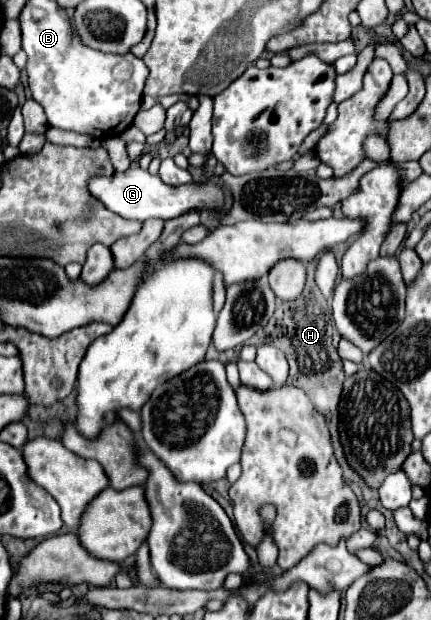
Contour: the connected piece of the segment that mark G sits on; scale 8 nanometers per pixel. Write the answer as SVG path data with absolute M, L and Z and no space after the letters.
M137 163L131 165L125 173L115 173L113 177L93 177L89 181L89 191L95 195L109 211L121 215L123 219L147 221L147 219L175 219L193 209L197 211L221 211L225 205L225 193L221 185L213 179L205 181L191 181L185 185L167 185L159 179L159 175L151 175L149 171L141 169Z

